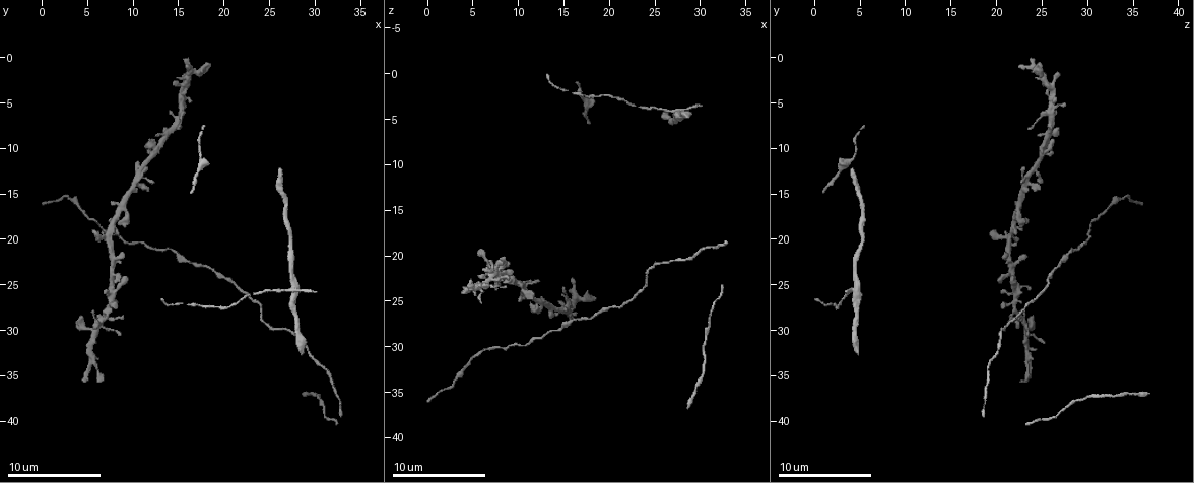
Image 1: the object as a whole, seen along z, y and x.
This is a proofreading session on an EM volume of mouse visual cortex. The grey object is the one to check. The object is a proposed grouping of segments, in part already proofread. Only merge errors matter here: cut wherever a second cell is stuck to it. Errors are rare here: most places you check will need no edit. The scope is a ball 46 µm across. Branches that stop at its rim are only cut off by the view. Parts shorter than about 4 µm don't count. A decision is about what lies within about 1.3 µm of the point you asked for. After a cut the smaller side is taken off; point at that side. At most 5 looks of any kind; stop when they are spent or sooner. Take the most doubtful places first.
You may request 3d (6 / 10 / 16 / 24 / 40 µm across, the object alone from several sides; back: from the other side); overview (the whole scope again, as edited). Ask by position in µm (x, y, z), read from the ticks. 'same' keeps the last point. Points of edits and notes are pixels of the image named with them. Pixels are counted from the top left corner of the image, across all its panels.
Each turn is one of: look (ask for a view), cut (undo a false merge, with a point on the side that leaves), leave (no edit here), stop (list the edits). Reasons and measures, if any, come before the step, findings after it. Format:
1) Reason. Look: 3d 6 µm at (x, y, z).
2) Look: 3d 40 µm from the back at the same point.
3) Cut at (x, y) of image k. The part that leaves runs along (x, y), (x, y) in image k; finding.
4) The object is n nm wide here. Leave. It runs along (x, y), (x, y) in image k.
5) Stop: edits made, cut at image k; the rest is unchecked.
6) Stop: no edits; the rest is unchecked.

Look: 3d 10 µm at (15.2, 6.2, 25.0).

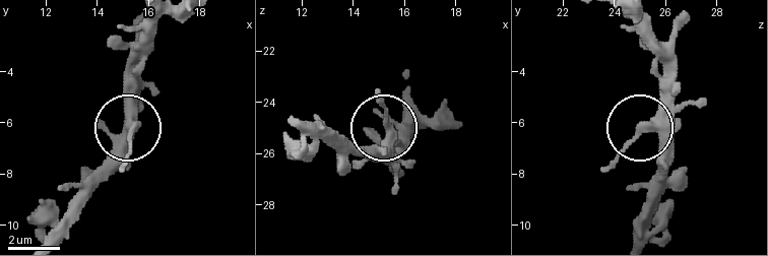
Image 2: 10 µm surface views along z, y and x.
The object is 310 nm wide here. Leave. All the same cell.

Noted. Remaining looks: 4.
Sudden change in width. Look: 3d 10 µm at (16.4, 22.8, 26.8).

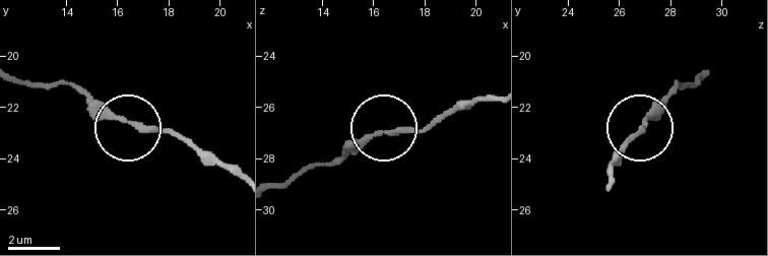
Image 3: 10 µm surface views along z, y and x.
Leave. It runs along (678, 81), (628, 140) in image 3; continuous, no second cell.

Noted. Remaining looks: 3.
Two arms in line, one across. Look: 3d 16 µm at (7.6, 22.8, 21.6).

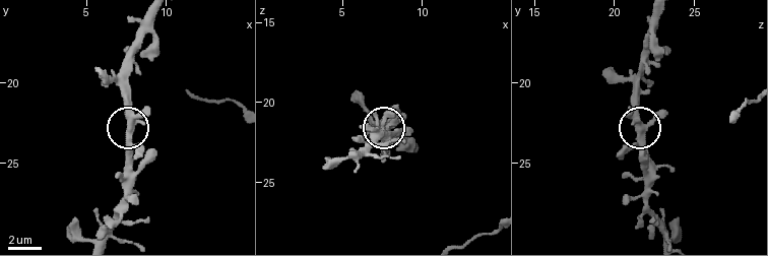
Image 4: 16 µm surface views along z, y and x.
The object is 380 nm wide here. Leave. One cell here.

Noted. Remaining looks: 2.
Stop: no edits; the rest is unchecked.

